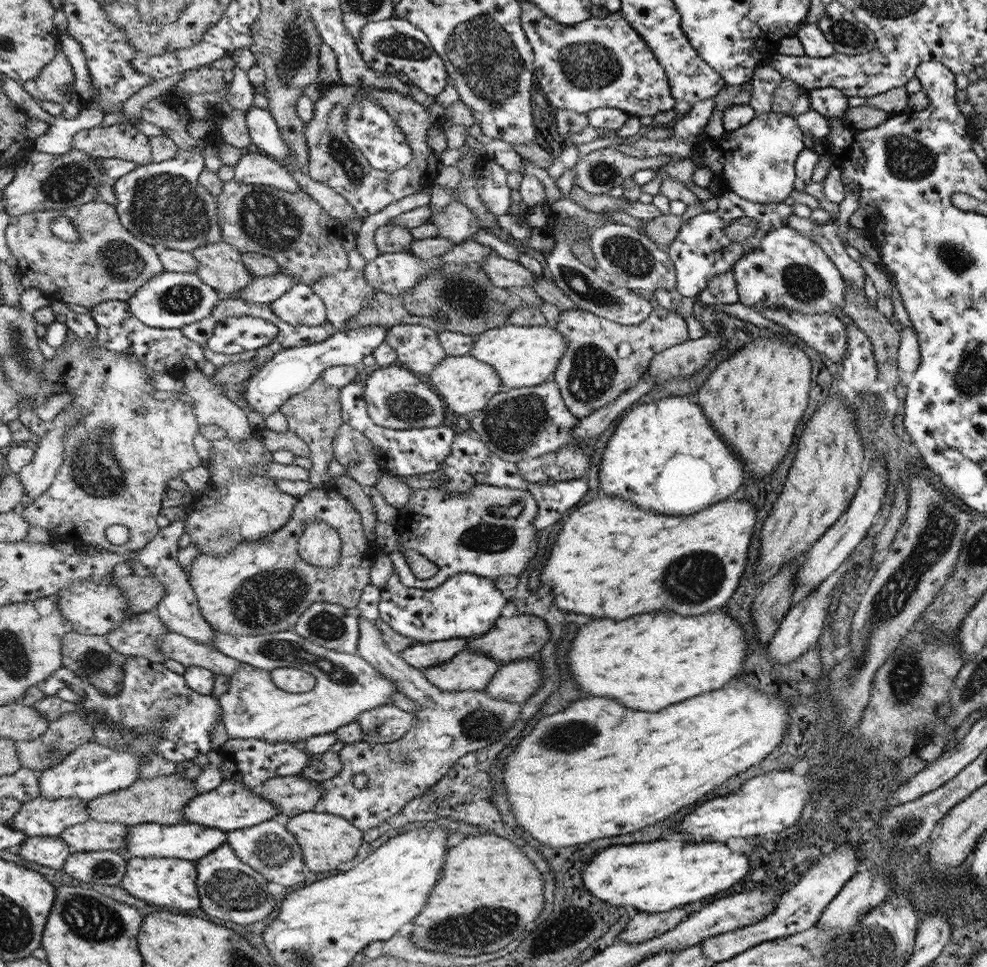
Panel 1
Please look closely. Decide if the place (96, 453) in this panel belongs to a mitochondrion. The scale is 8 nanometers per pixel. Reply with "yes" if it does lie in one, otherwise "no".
yes

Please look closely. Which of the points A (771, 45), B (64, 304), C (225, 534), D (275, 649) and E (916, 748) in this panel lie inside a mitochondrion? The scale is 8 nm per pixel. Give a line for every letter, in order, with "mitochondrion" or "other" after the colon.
A: other
B: other
C: mitochondrion
D: mitochondrion
E: other

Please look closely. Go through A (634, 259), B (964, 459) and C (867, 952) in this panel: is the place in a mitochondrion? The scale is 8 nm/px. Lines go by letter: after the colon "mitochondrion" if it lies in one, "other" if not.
A: mitochondrion
B: other
C: mitochondrion

